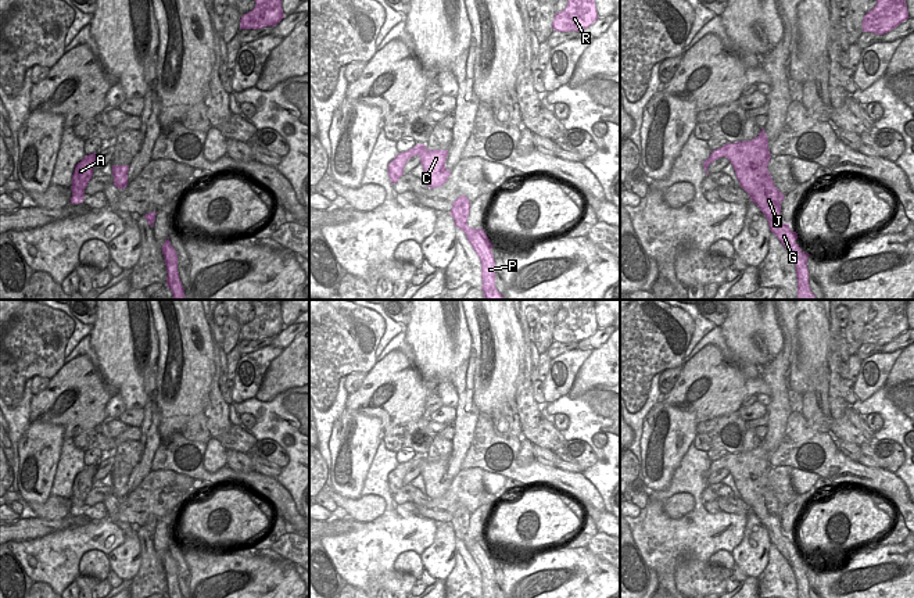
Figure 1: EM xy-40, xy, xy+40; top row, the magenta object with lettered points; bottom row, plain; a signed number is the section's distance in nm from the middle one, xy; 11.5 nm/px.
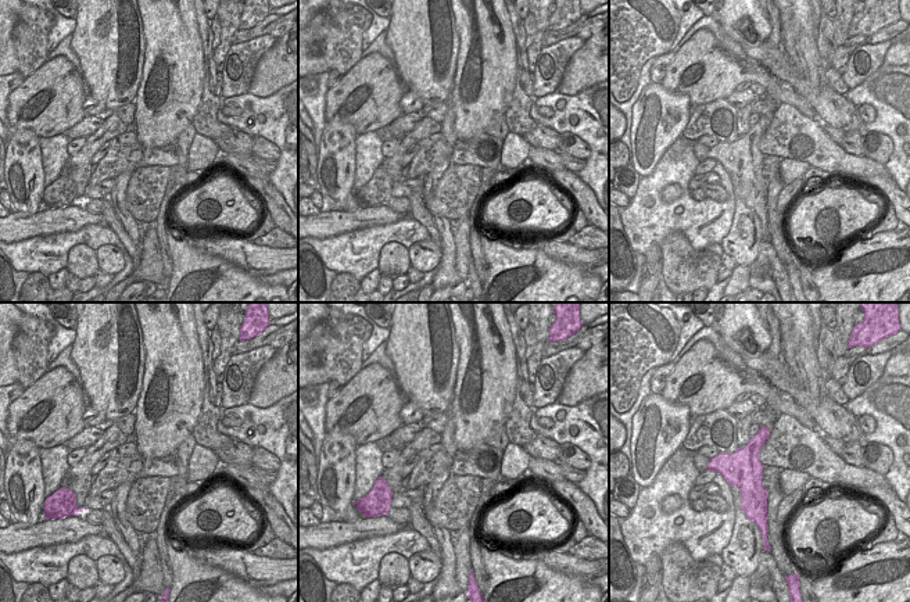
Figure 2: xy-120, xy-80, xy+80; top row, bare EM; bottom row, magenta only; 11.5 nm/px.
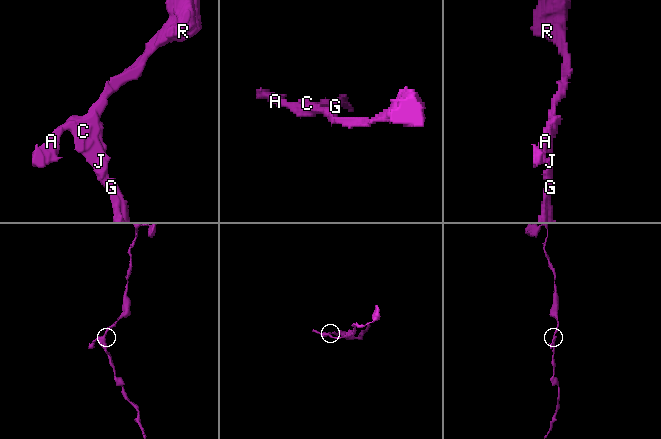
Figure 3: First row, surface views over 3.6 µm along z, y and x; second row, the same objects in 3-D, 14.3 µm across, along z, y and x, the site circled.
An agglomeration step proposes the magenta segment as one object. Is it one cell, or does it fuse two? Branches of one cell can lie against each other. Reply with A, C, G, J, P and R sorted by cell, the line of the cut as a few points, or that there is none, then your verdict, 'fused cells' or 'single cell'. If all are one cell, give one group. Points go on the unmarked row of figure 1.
A C G J P R; no cut; single cell

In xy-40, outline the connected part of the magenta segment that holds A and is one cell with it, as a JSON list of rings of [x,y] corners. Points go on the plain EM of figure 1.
[[[97,463],[85,466],[85,469],[76,475],[72,486],[72,501],[71,515],[83,513],[85,499],[93,487],[93,479],[97,472]]]

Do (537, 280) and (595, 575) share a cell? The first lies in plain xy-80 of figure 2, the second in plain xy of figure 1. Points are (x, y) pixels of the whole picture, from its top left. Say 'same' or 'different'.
same

